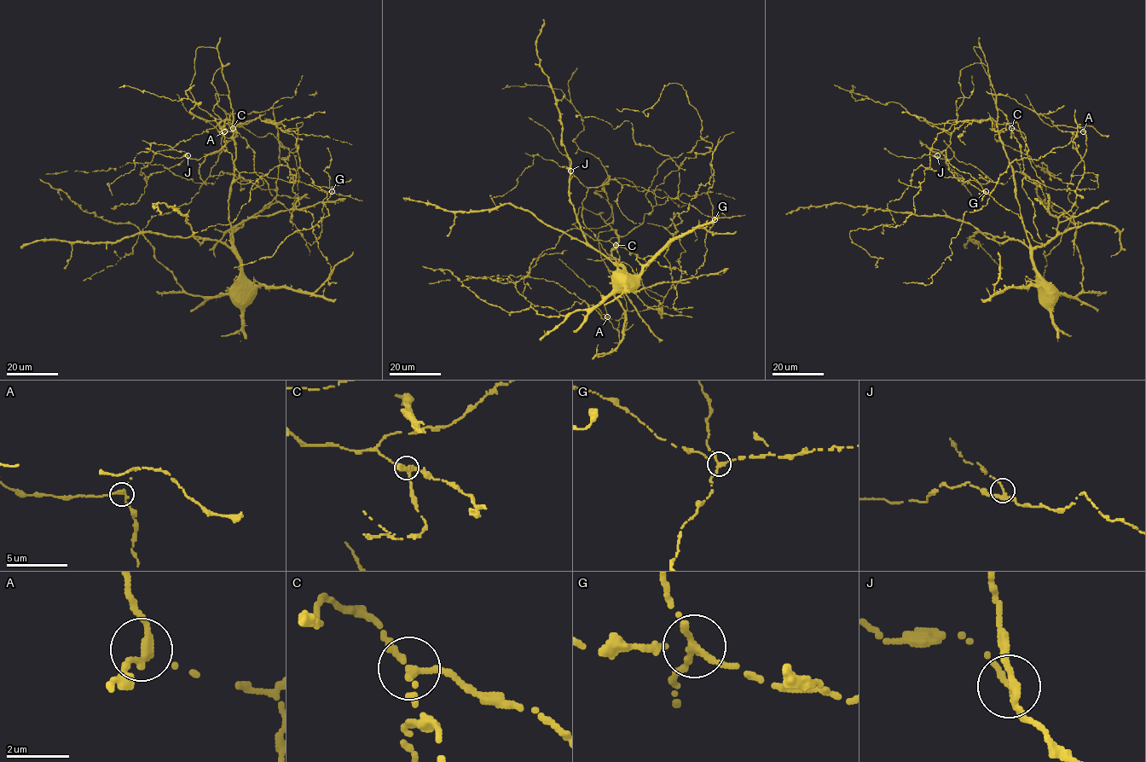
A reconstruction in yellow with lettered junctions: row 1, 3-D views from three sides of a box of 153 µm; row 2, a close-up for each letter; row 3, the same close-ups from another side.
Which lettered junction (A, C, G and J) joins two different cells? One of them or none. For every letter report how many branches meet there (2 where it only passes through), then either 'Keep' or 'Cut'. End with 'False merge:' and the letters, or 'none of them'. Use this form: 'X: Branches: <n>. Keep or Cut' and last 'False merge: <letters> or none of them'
A: Branches: 3. Keep
C: Branches: 3. Keep
G: Branches: 3. Keep
J: Branches: 3. Keep
False merge: none of them

